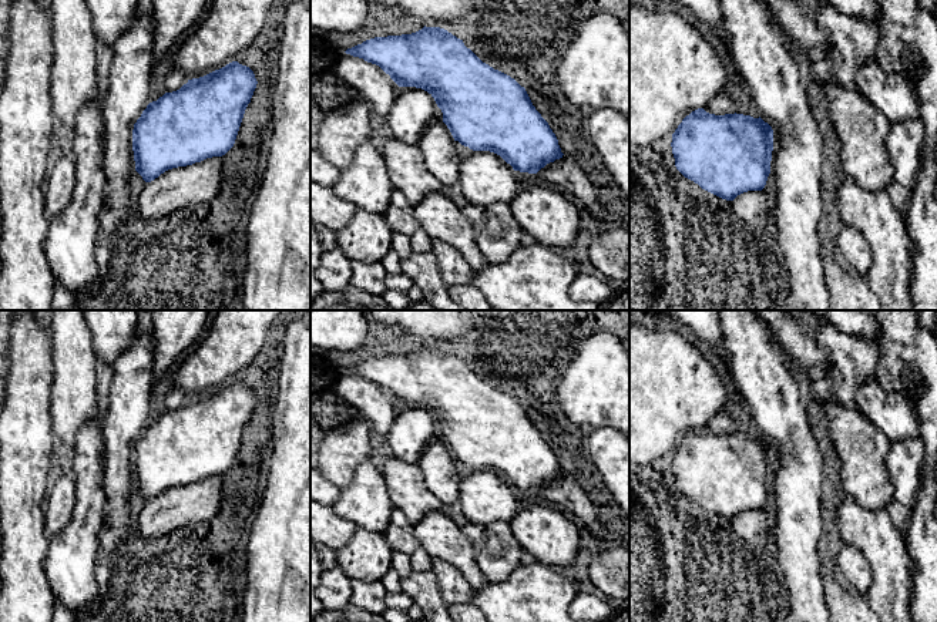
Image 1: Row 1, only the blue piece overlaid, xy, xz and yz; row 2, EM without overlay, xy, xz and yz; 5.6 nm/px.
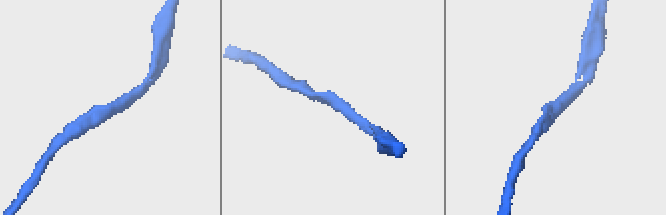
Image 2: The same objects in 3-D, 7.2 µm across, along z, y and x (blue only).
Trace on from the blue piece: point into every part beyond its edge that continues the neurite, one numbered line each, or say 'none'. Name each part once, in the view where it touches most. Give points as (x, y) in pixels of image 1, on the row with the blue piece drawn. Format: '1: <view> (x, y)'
1: xy (181, 187)

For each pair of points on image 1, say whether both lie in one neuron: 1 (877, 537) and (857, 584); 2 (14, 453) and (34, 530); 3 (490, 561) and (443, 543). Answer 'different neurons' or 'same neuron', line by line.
1: different neurons
2: same neuron
3: different neurons

